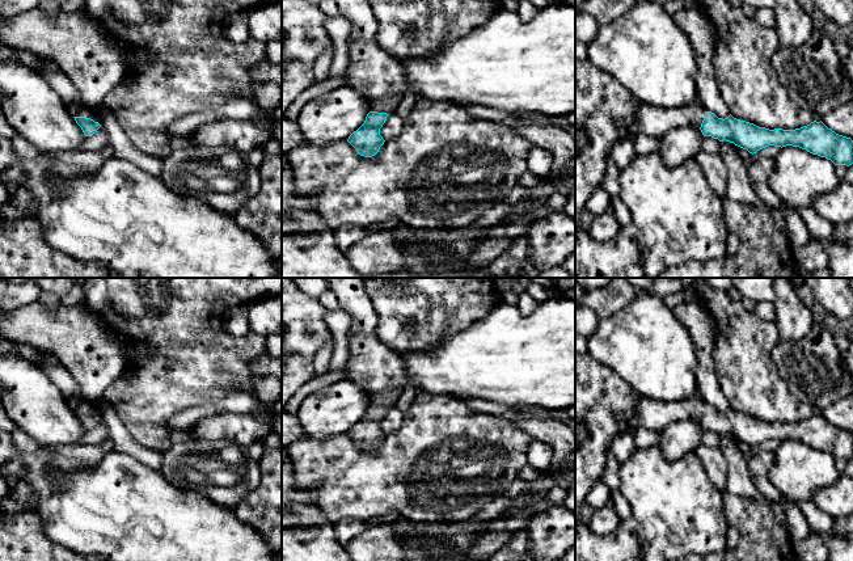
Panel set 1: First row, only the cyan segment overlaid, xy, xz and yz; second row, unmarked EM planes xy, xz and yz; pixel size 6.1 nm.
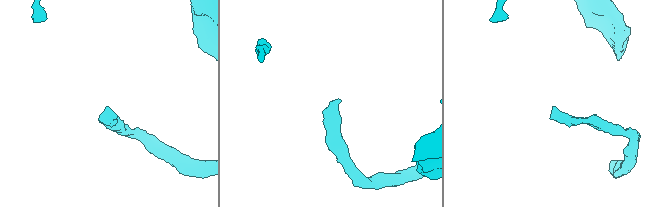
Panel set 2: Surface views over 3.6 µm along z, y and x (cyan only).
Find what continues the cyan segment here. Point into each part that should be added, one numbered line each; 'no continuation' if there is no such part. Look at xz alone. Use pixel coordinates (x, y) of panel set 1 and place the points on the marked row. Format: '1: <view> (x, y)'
1: xz (372, 71)

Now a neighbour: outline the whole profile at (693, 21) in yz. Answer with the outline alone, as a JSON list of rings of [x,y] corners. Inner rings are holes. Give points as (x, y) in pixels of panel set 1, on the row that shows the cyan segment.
[[[694,7],[679,10],[673,21],[688,35],[696,52],[700,104],[705,111],[711,111],[722,119],[727,118],[730,111],[717,87],[714,66],[717,37],[710,20],[700,7]]]

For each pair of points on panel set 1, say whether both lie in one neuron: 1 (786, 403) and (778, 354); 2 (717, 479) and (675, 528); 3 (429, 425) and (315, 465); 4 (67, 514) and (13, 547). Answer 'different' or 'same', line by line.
1: different
2: different
3: same
4: different

